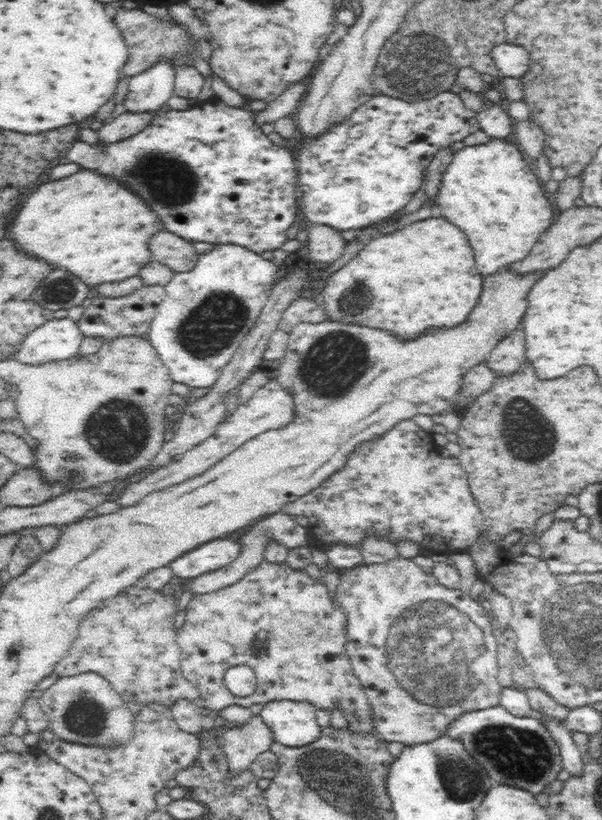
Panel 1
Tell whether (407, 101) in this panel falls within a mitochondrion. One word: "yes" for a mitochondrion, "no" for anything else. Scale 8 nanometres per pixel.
yes

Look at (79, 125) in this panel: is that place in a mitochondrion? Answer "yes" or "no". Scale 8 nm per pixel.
no

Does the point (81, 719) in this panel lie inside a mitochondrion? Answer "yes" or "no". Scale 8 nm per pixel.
yes

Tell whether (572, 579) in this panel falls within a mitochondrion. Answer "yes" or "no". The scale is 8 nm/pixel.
yes

